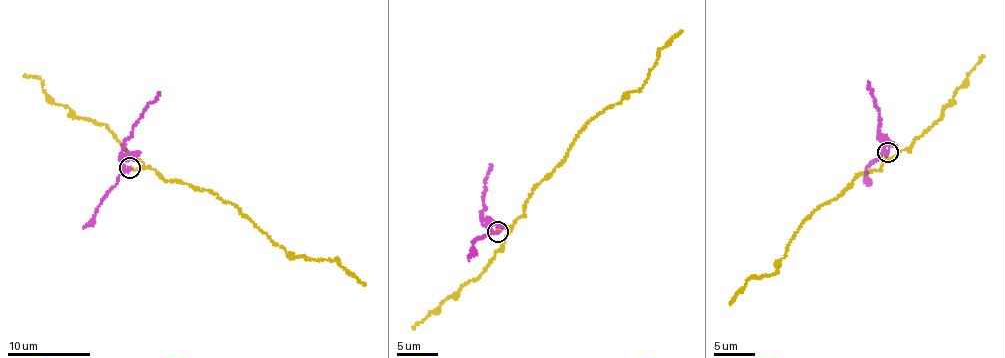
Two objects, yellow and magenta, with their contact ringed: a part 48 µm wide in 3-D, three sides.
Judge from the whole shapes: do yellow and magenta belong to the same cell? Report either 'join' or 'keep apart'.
keep apart

